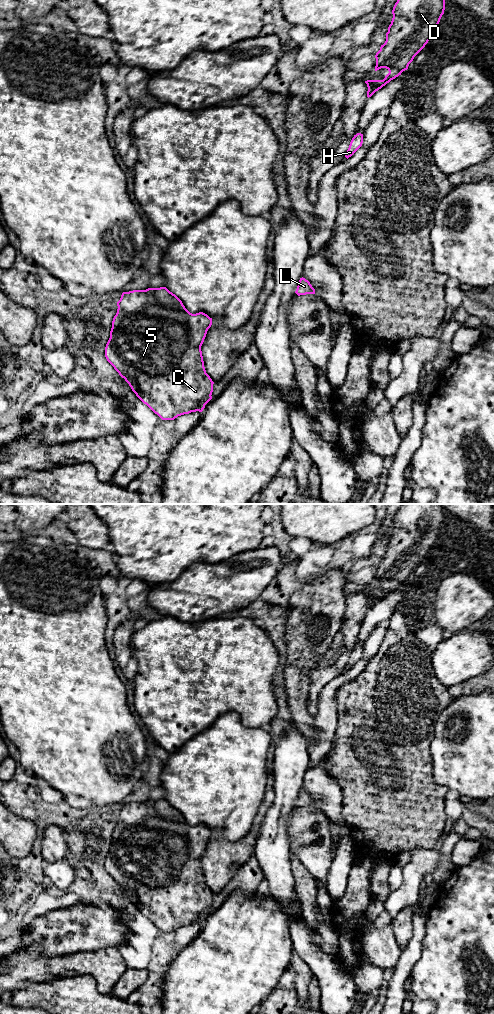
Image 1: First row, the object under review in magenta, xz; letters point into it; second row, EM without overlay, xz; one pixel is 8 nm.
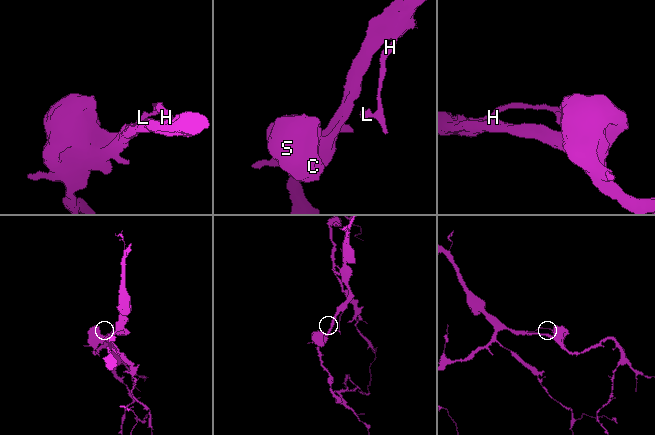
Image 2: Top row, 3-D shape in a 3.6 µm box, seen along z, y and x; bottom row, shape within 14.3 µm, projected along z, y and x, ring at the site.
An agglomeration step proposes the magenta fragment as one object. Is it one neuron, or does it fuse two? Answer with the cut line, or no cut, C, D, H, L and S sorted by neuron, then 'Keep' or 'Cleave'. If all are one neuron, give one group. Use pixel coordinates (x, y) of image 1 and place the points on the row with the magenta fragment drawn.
No split. Groups: C D H L S. Keep

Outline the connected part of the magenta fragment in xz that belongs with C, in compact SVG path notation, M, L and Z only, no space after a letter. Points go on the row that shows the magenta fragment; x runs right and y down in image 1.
M166 287L123 292L117 306L105 347L107 361L125 379L136 396L162 420L174 420L184 414L202 412L212 399L214 384L206 373L201 351L212 318L203 312L190 313Z

